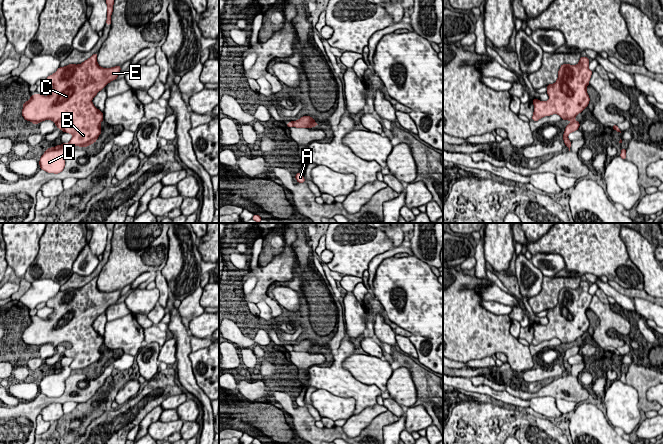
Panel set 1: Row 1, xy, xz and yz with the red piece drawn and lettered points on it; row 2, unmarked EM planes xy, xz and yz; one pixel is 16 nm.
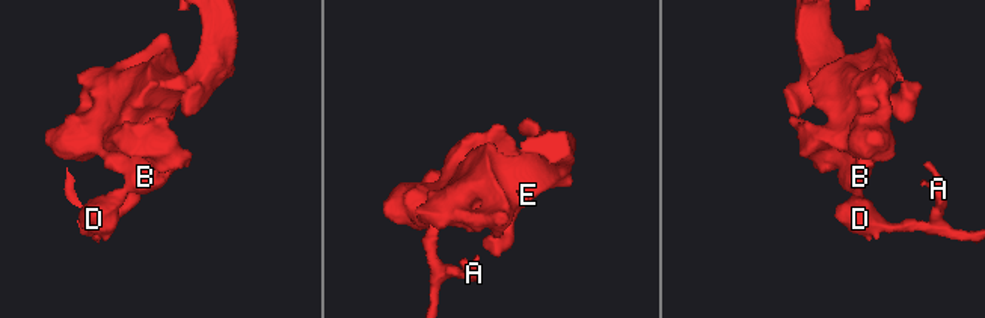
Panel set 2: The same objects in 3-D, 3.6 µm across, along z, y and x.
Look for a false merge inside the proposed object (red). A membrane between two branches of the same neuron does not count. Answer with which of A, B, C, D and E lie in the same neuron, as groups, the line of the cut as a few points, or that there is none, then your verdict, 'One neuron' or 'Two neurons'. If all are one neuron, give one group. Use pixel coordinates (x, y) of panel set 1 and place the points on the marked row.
Groups: A D / B C E. Split along xy (69, 142), (72, 145). Two neurons

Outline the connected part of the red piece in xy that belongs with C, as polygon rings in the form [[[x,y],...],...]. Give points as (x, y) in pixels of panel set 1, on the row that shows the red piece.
[[[95,53],[81,64],[59,67],[54,74],[48,76],[46,81],[53,85],[53,89],[48,96],[33,94],[27,102],[23,103],[21,115],[24,119],[33,124],[52,120],[62,132],[73,135],[69,142],[72,146],[82,148],[95,143],[102,132],[100,124],[103,121],[103,112],[94,106],[92,99],[109,82],[116,80],[121,70],[121,66],[100,67],[97,56],[98,53]]]

